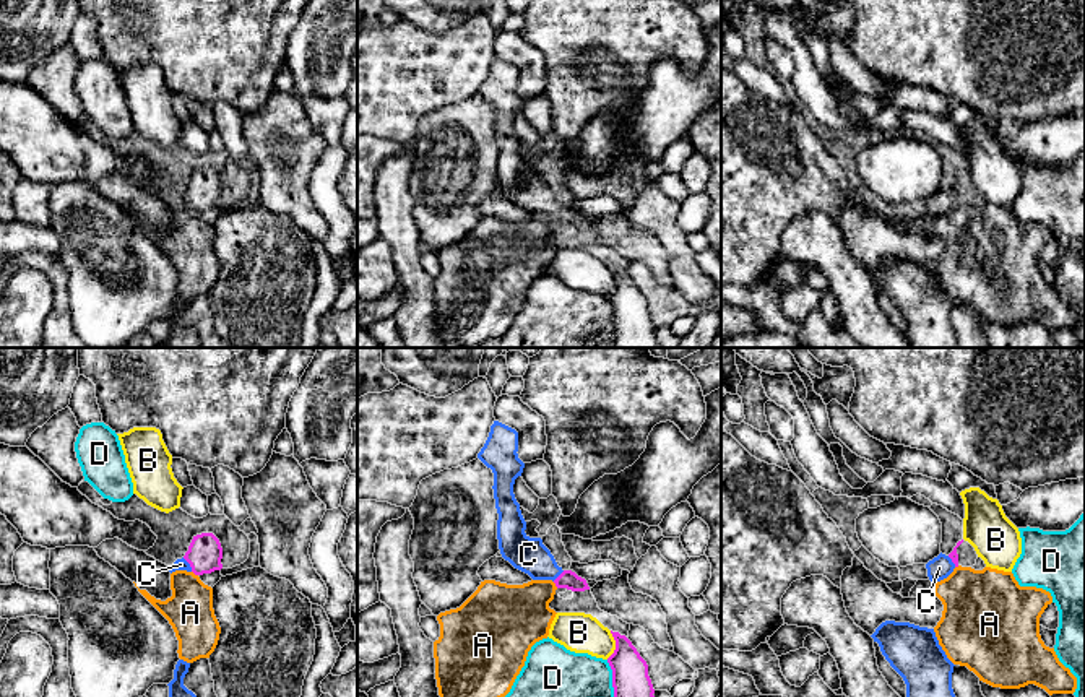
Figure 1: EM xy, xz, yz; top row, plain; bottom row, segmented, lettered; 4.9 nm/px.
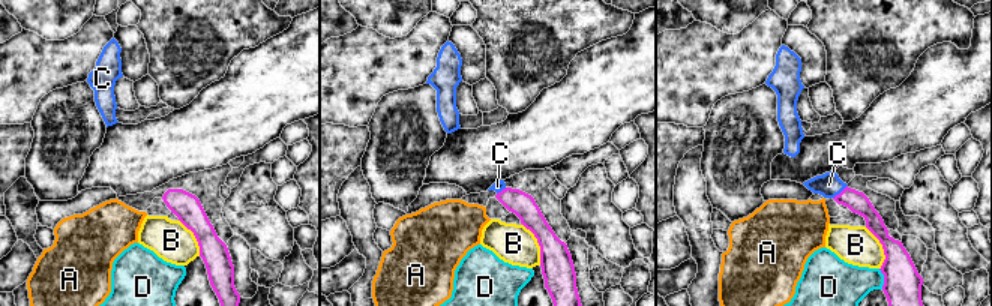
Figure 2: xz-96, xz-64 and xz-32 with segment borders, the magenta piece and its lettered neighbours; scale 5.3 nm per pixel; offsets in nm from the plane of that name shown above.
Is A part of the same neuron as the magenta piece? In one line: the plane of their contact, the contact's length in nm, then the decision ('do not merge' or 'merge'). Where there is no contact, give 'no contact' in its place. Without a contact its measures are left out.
xy | 40 nm | do not merge

